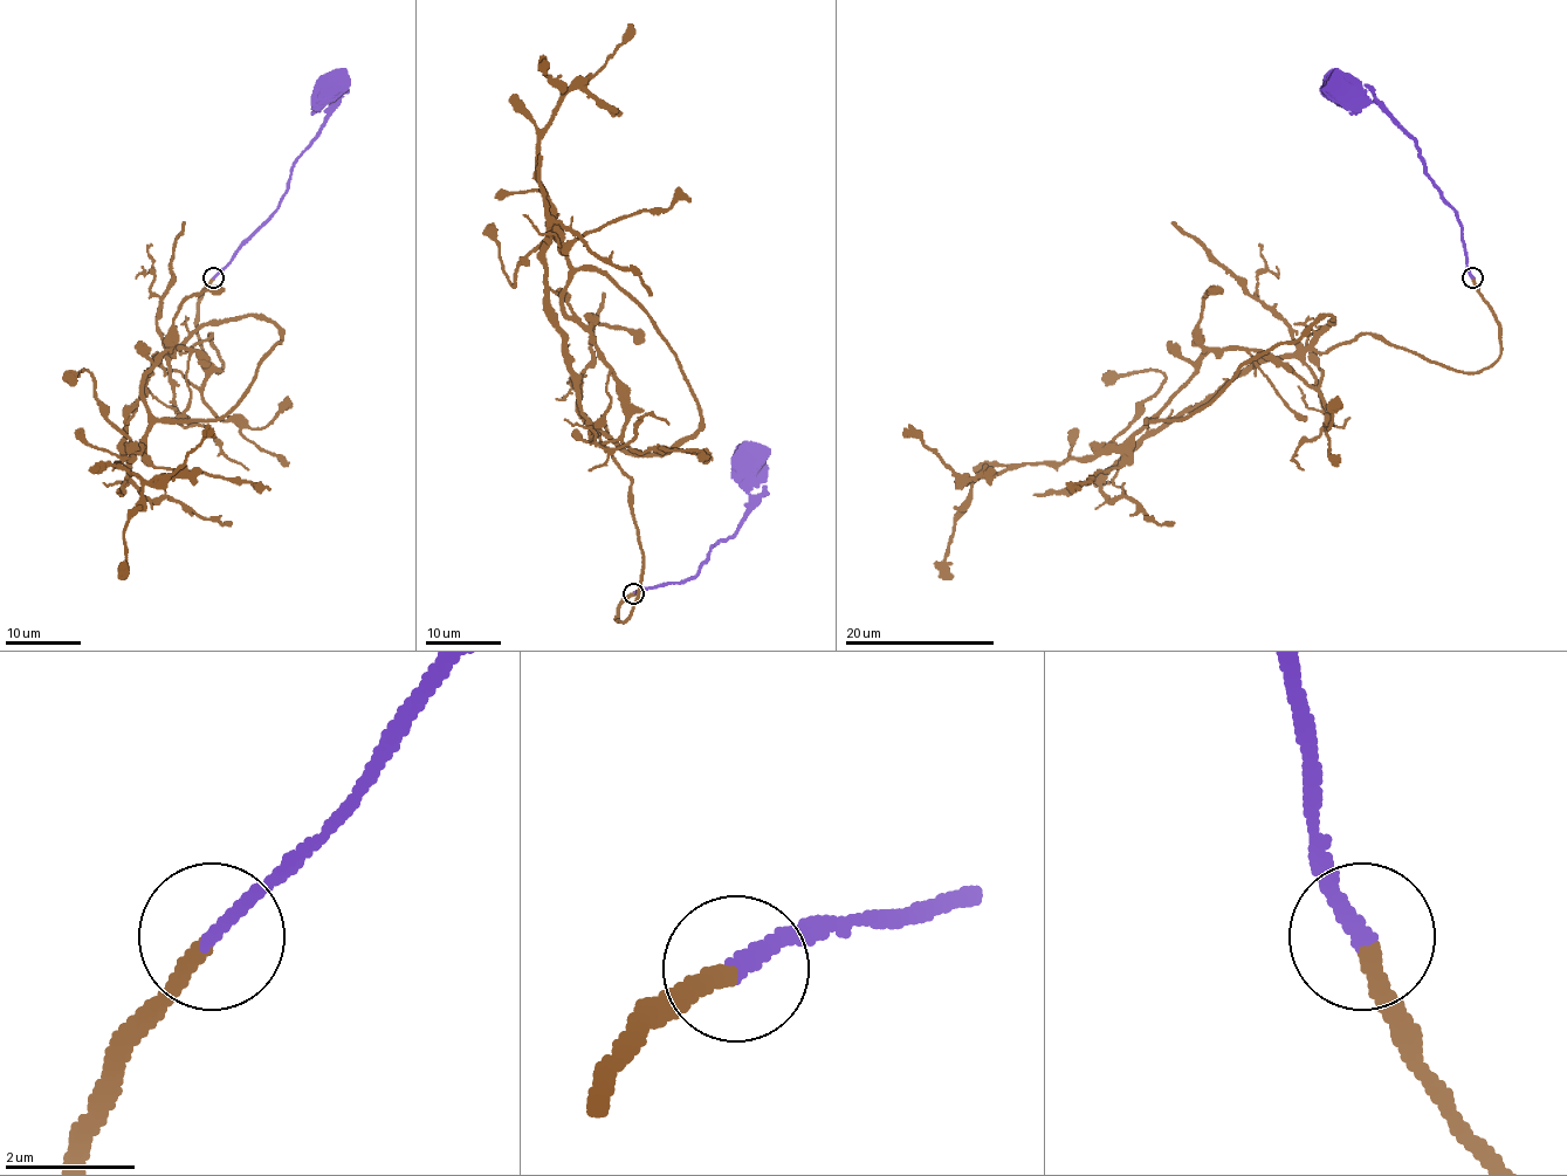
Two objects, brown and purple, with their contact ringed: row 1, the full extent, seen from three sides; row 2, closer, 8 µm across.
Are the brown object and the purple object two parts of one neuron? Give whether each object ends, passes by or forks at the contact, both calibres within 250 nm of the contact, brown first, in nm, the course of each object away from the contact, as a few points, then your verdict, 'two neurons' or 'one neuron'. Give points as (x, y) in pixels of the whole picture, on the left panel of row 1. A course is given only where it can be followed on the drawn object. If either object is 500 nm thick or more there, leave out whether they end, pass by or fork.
brown ends | purple ends | 260/240 nm | brown via (214, 277), (220, 371), (180, 349), (280, 342), (221, 417), (143, 399), (192, 349), (289, 463) | purple via (214, 277), (283, 197), (293, 163), (323, 124), (329, 97), (332, 97), (329, 88) | one neuron

